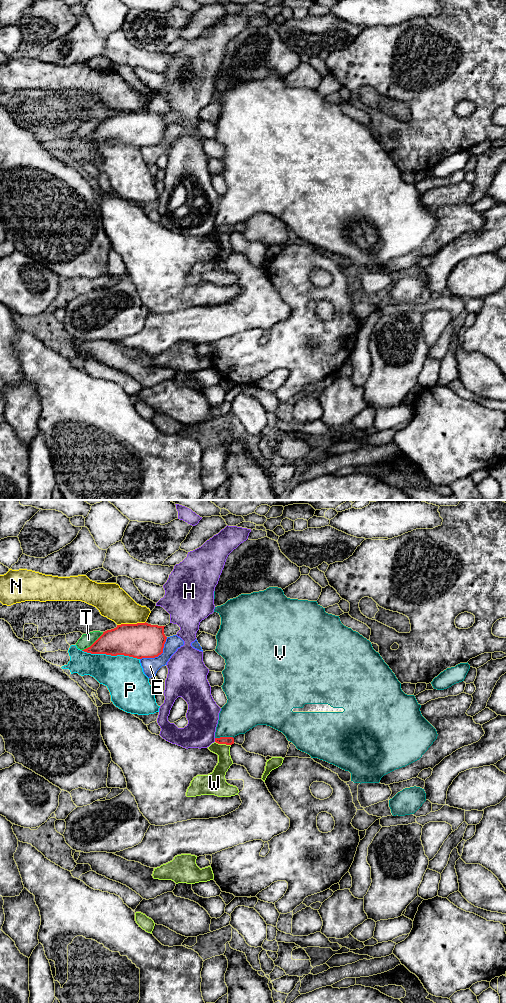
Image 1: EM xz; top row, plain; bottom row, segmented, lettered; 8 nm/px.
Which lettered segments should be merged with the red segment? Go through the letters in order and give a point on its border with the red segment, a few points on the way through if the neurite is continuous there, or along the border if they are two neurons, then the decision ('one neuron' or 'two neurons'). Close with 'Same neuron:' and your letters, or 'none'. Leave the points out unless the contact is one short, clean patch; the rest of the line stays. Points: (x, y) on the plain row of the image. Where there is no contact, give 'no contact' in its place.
E: xz (158, 143) | two neurons
H: xz (215, 228) | two neurons
N: xz (131, 112) | two neurons
P: xz (110, 142) | two neurons
T: xz (93, 131) | two neurons
V: xz (224, 225) | two neurons
W: xz (223, 231) | along xz (215, 229), (230, 233) | two neurons
Same neuron: none

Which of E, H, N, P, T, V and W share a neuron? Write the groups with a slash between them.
E / H / N / P / T / V / W

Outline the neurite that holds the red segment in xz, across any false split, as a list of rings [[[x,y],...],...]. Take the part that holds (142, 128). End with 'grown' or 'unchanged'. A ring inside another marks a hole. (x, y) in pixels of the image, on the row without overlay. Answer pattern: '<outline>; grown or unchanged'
[[[148,111],[121,112],[107,118],[88,136],[82,138],[91,142],[106,142],[111,144],[124,143],[137,147],[155,146],[163,141],[167,125],[164,122],[165,114]]]; unchanged

